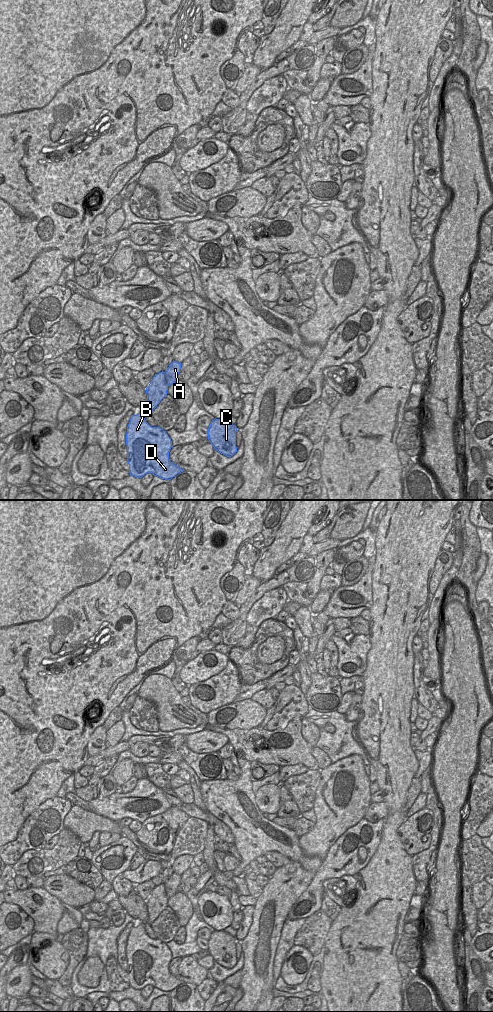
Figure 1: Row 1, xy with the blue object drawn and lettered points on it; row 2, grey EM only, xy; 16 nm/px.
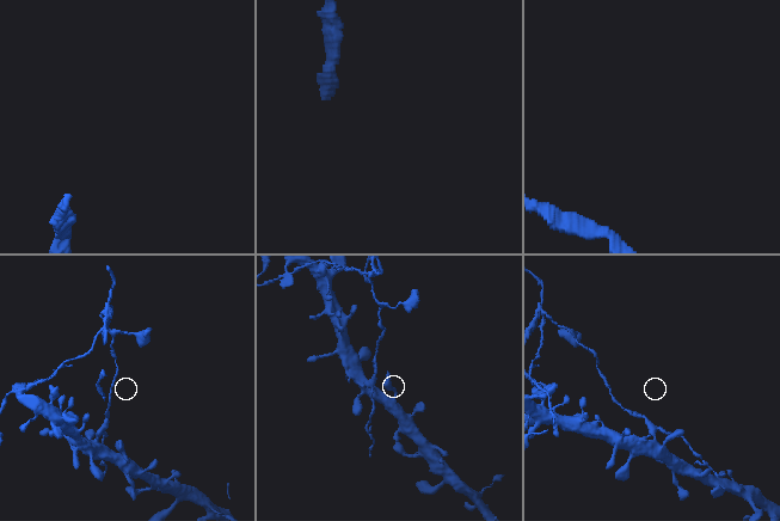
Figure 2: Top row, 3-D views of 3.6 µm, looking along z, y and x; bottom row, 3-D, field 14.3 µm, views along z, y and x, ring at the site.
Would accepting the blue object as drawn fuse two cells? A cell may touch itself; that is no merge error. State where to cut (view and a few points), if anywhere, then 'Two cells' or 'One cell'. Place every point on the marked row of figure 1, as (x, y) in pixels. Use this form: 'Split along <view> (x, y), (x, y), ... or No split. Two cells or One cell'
Split along xy (163, 372), (165, 382), (168, 385). Two cells.

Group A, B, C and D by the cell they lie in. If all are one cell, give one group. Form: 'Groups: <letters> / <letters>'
Groups: A / B C D.

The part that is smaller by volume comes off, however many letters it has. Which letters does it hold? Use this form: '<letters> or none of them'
A

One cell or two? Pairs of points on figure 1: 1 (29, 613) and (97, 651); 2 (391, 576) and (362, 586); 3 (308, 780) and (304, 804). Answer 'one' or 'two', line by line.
1: one
2: two
3: one

